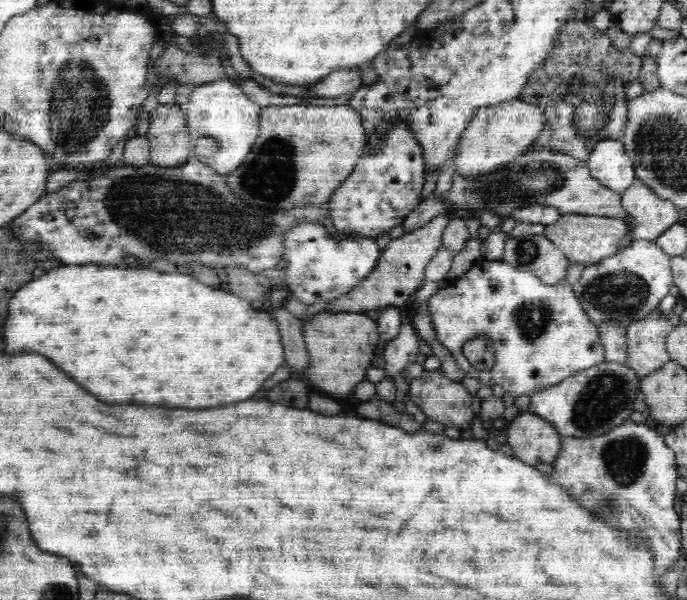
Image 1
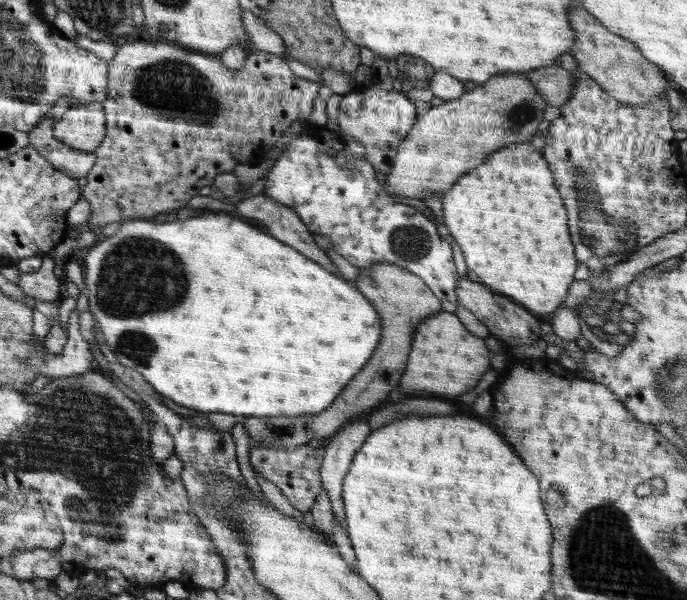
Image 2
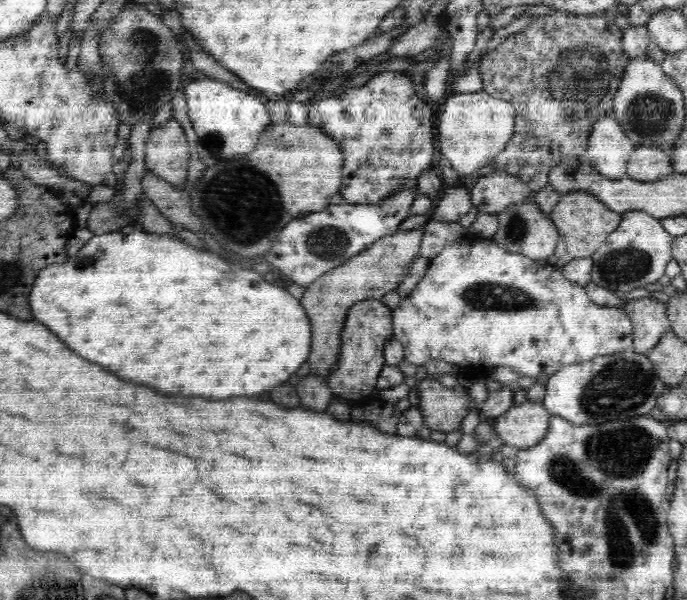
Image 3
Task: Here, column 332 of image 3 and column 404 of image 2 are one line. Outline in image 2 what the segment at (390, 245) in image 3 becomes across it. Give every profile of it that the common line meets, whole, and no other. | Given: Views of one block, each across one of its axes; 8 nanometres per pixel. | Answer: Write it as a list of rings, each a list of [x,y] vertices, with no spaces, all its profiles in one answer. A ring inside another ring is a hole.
[[[372,264],[370,268],[359,268],[356,288],[374,305],[374,309],[382,320],[382,338],[374,354],[364,364],[364,368],[348,382],[348,388],[340,392],[340,396],[318,414],[298,416],[273,416],[268,420],[248,418],[242,420],[251,438],[251,443],[273,449],[293,449],[300,445],[316,444],[328,435],[334,435],[339,428],[360,412],[374,411],[388,398],[404,374],[408,355],[417,324],[430,316],[442,312],[441,301],[434,296],[428,285],[416,274],[398,268],[394,264]]]

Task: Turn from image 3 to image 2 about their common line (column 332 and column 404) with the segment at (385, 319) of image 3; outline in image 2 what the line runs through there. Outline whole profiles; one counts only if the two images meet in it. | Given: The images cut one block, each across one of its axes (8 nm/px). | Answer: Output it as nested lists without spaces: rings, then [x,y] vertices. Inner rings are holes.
[[[440,312],[421,320],[413,334],[413,341],[408,355],[408,362],[402,378],[400,378],[397,390],[407,392],[408,395],[448,398],[458,396],[473,389],[486,372],[493,370],[491,358],[493,352],[488,349],[486,339],[476,337],[462,325],[455,313]]]

